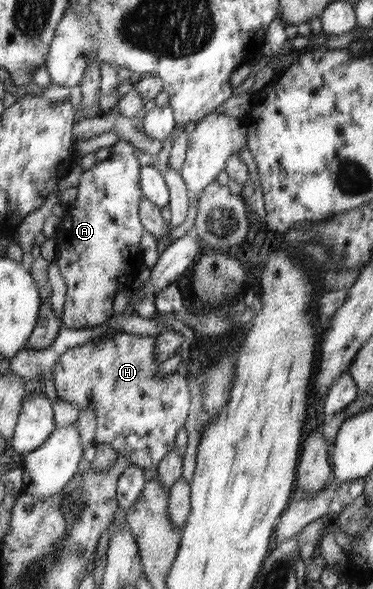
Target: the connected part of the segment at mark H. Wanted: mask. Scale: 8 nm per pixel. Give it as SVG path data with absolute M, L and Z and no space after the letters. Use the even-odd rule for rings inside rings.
M116 332L101 343L89 342L65 351L52 370L57 397L77 404L80 413L87 406L93 406L97 421L95 447L107 443L118 454L127 454L131 465L144 470L158 467L169 455L175 435L183 427L189 411L185 375L171 373L159 378L159 363L155 337Z

